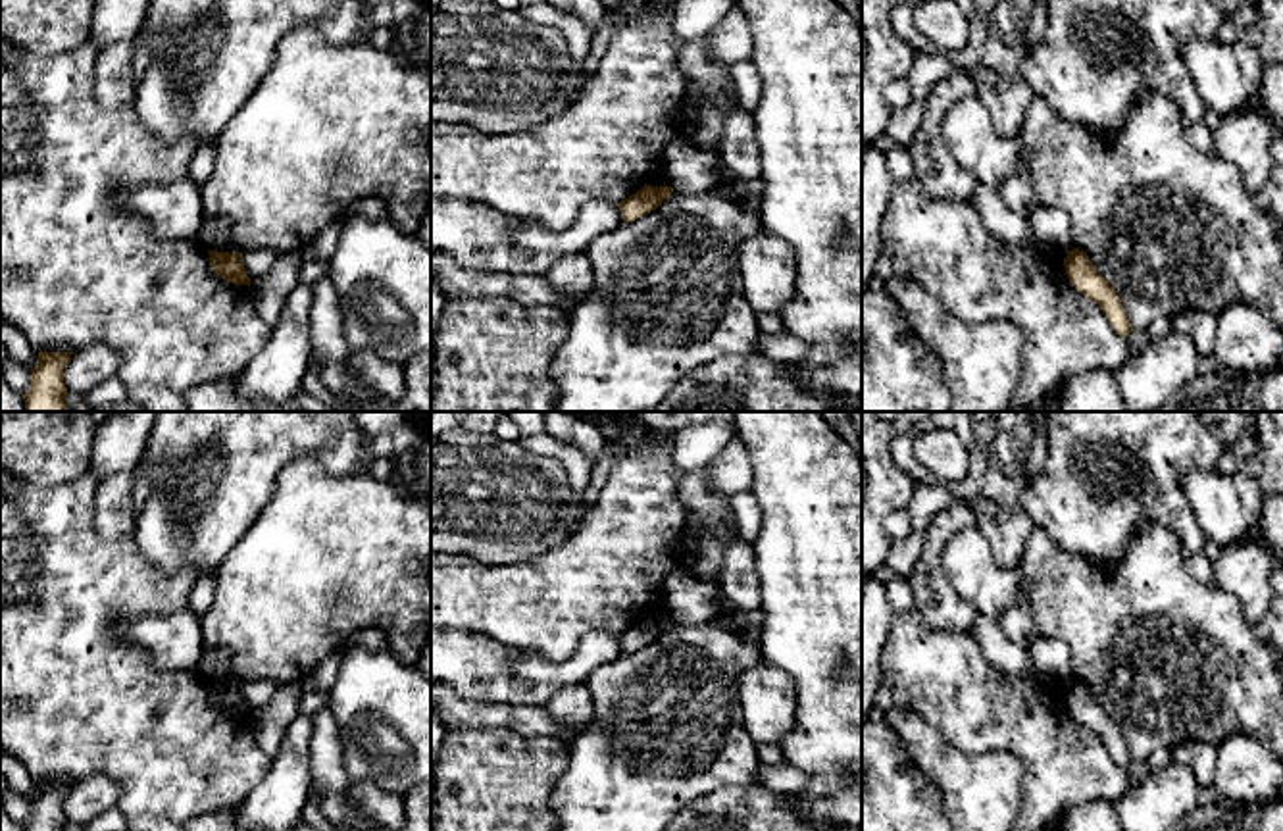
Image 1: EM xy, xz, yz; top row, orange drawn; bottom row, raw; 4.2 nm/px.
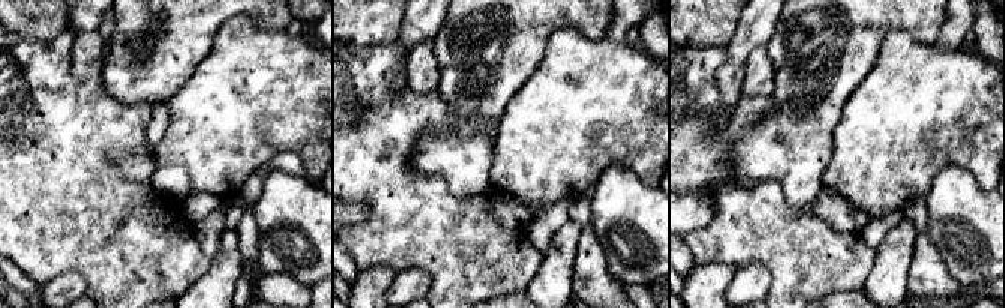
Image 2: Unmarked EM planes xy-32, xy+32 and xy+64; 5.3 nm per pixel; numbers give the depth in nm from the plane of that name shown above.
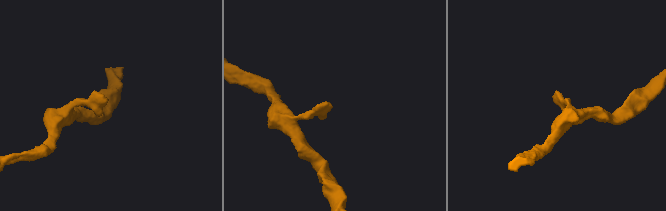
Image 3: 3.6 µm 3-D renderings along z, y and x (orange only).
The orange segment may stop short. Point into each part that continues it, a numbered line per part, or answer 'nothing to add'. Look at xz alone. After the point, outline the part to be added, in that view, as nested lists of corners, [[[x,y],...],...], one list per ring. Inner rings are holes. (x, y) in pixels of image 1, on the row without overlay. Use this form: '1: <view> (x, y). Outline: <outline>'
nothing to add

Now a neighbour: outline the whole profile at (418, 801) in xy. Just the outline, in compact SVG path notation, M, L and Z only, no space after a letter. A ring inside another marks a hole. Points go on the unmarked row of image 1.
M431 783L412 789L404 806L406 825L400 831L431 831Z

